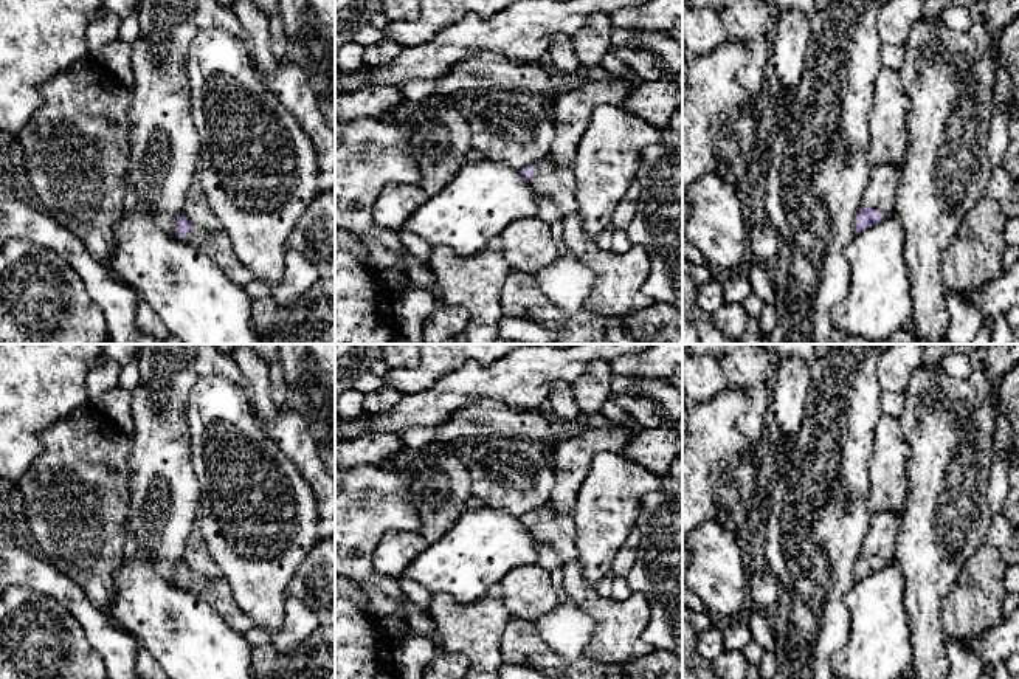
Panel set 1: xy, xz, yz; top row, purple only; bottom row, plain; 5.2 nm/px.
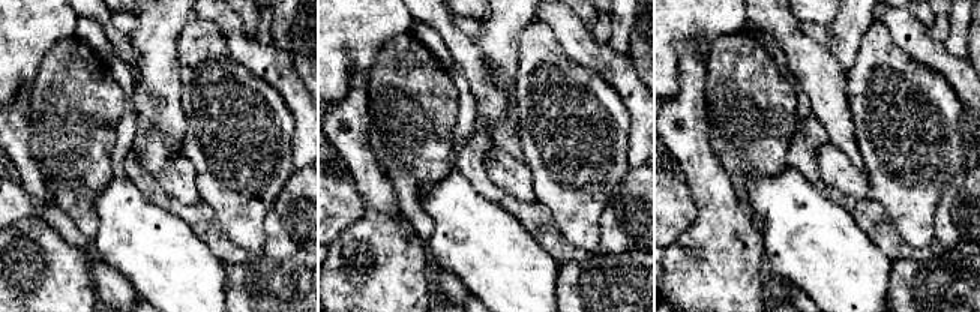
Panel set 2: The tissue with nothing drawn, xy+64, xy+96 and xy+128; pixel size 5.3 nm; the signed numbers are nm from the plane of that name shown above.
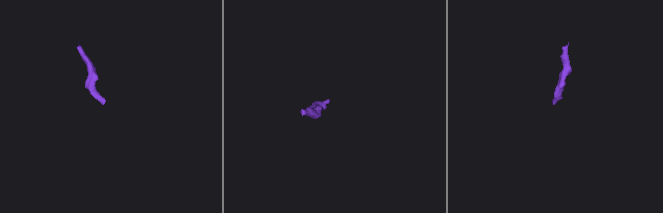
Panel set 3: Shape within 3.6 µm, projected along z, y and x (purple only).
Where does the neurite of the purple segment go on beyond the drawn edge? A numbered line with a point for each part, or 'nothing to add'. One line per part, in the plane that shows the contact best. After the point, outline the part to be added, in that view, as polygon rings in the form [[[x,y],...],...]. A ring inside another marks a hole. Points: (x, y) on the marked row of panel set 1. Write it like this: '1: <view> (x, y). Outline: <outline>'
1: xz (552, 186). Outline: [[[543,158],[535,164],[535,171],[529,184],[535,194],[537,215],[551,225],[566,215],[577,214],[572,166],[555,167]]]

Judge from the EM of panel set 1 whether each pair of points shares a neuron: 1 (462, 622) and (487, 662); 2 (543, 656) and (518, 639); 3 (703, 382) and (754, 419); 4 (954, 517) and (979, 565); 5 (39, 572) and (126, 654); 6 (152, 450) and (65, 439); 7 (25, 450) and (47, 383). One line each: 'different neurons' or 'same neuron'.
1: same neuron
2: same neuron
3: different neurons
4: different neurons
5: same neuron
6: different neurons
7: same neuron

